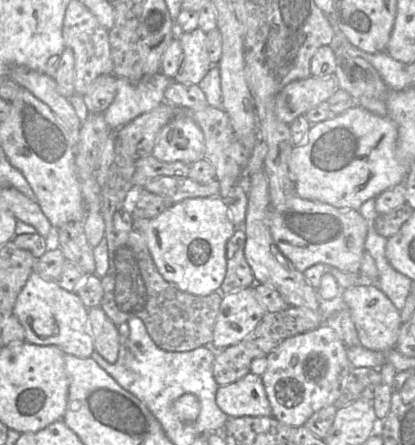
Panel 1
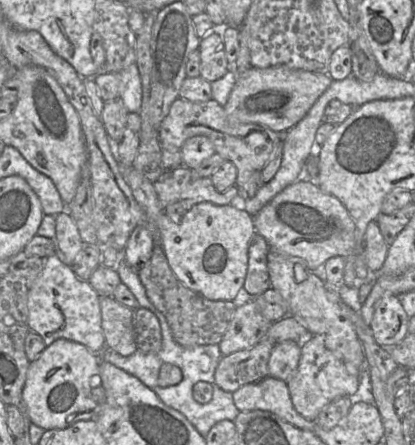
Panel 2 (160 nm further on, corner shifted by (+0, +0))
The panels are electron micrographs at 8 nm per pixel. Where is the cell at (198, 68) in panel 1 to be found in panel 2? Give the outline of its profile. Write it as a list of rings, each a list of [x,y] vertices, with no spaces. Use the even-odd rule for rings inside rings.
[[[214,29],[201,38],[198,52],[201,58],[201,78],[213,82],[230,70],[220,30]]]

